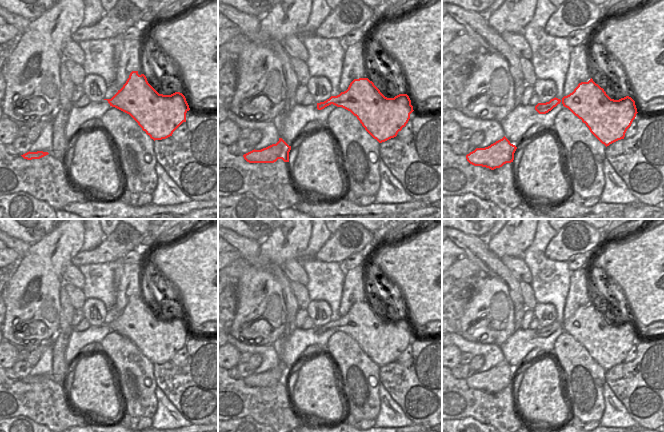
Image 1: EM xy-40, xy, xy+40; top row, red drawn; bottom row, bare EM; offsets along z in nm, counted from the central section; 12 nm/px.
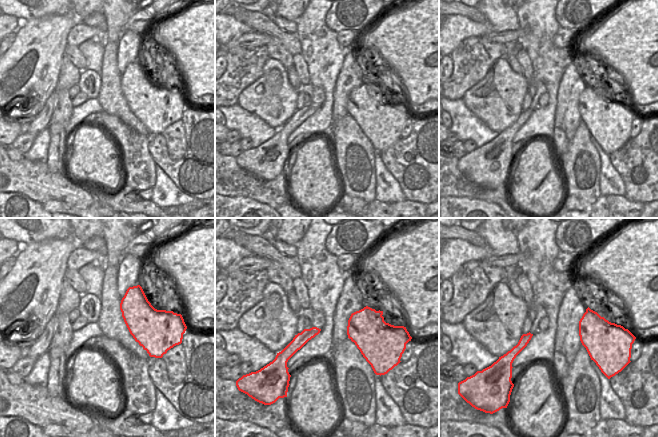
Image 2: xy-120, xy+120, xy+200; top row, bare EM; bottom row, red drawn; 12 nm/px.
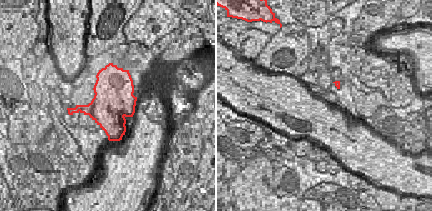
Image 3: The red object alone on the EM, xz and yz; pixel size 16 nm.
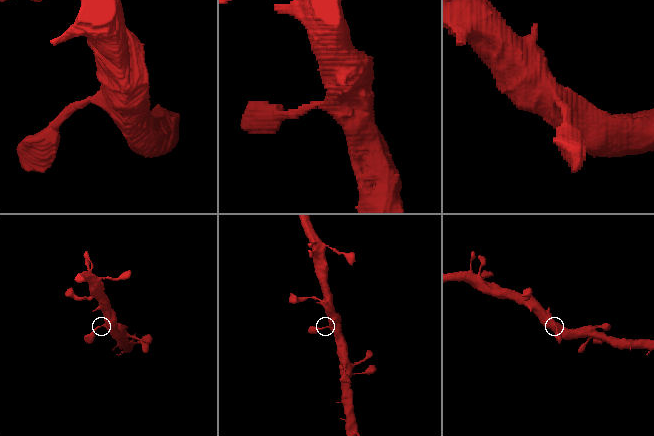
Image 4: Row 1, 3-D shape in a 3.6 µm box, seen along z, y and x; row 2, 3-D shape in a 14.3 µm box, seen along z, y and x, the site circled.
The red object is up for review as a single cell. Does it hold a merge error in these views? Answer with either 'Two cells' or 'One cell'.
One cell.

